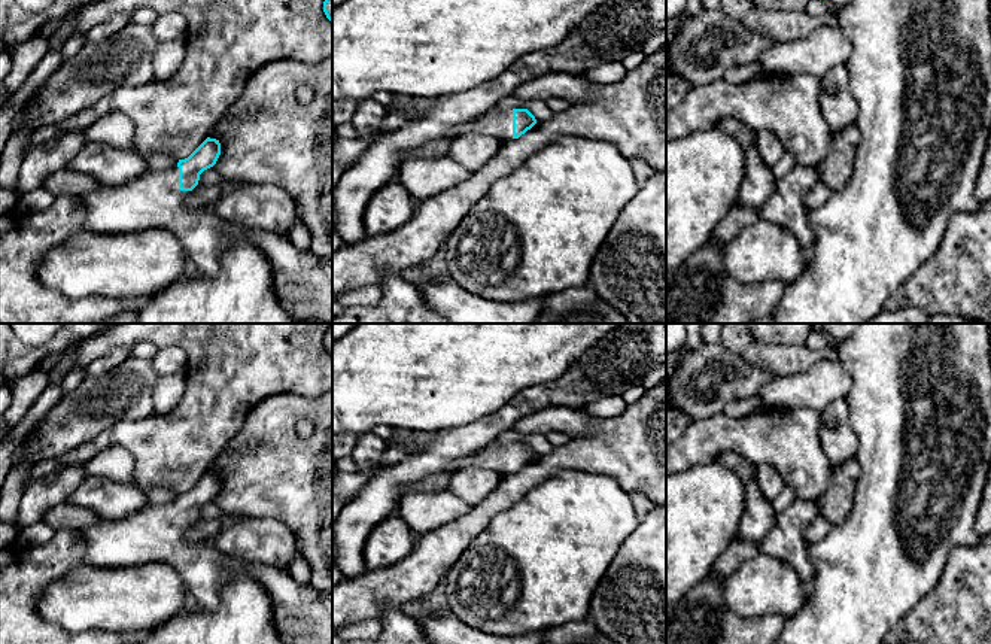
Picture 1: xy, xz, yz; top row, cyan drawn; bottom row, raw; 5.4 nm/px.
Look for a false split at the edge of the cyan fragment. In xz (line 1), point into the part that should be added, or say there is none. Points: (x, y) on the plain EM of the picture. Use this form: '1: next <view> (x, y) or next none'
1: next xz (496, 456)

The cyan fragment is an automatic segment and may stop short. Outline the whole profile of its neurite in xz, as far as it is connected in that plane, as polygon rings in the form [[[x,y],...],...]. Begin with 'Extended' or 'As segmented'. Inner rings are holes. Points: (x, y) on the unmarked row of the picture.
Extended. [[[493,441],[474,455],[449,462],[443,471],[428,474],[426,477],[408,484],[404,495],[417,490],[435,492],[449,487],[453,473],[465,467],[490,468],[505,476],[519,473],[535,458],[536,453],[528,443],[498,444]]]

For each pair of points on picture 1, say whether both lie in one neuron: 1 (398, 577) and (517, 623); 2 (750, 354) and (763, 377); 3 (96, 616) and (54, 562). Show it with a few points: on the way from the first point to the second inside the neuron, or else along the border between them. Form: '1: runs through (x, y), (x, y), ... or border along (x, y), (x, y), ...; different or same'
1: border along (465, 550), (443, 577); different
2: border along (741, 355), (777, 376); different
3: border along (82, 565), (55, 577), (39, 598); different

